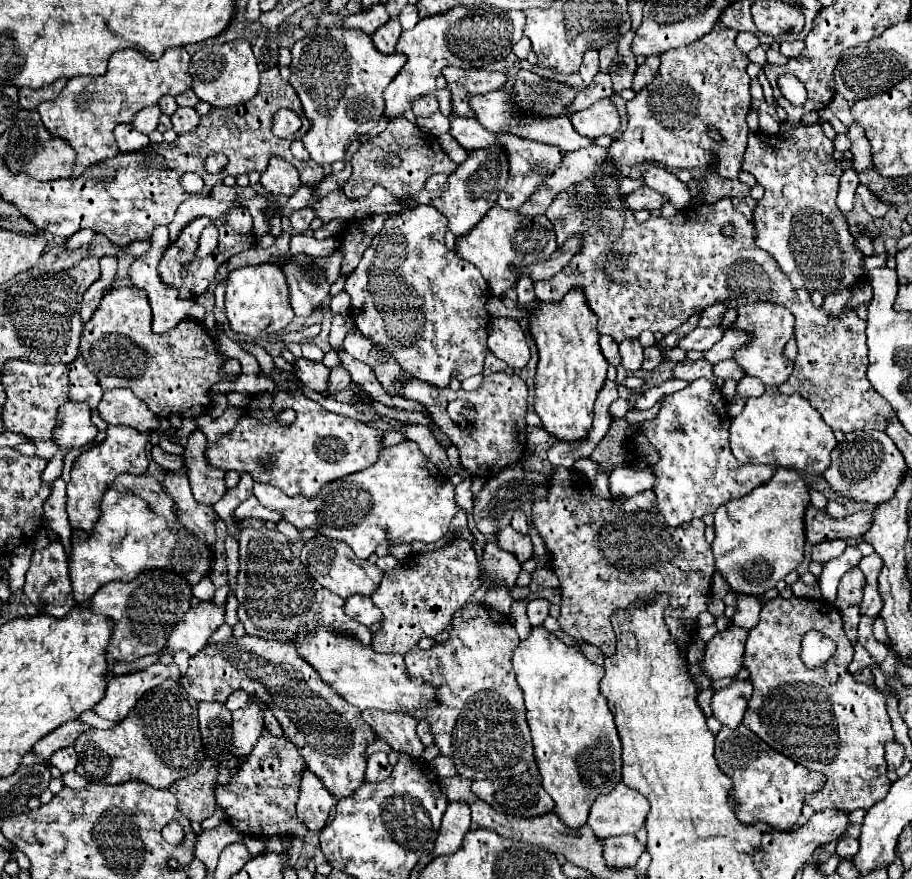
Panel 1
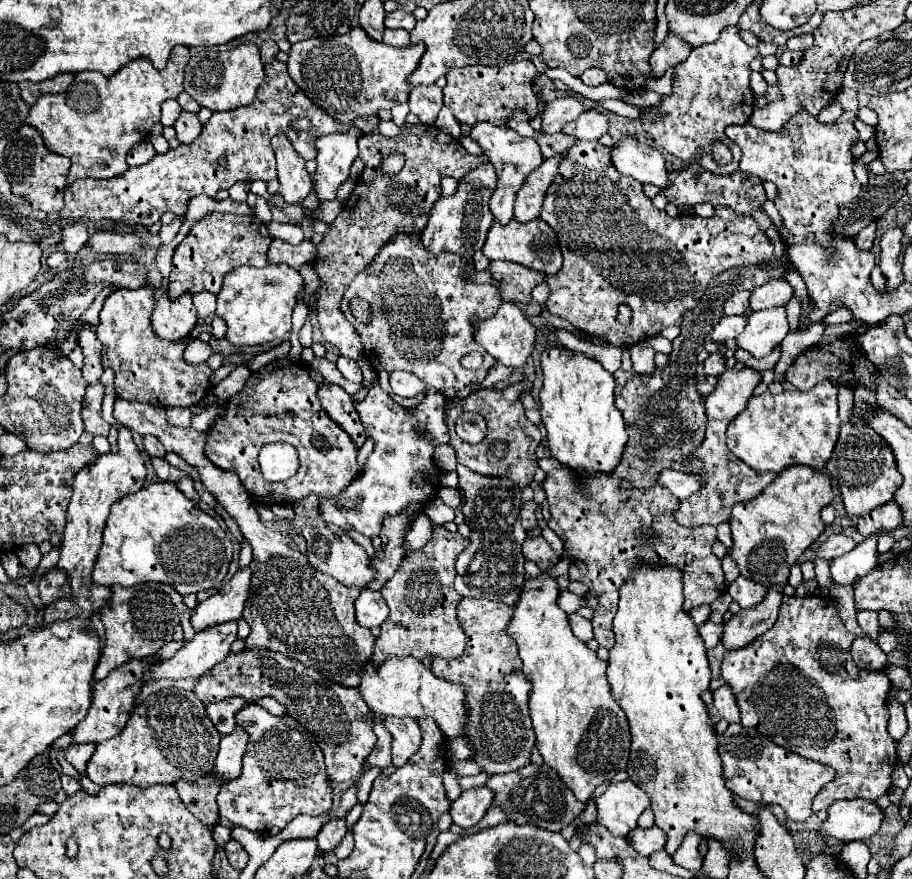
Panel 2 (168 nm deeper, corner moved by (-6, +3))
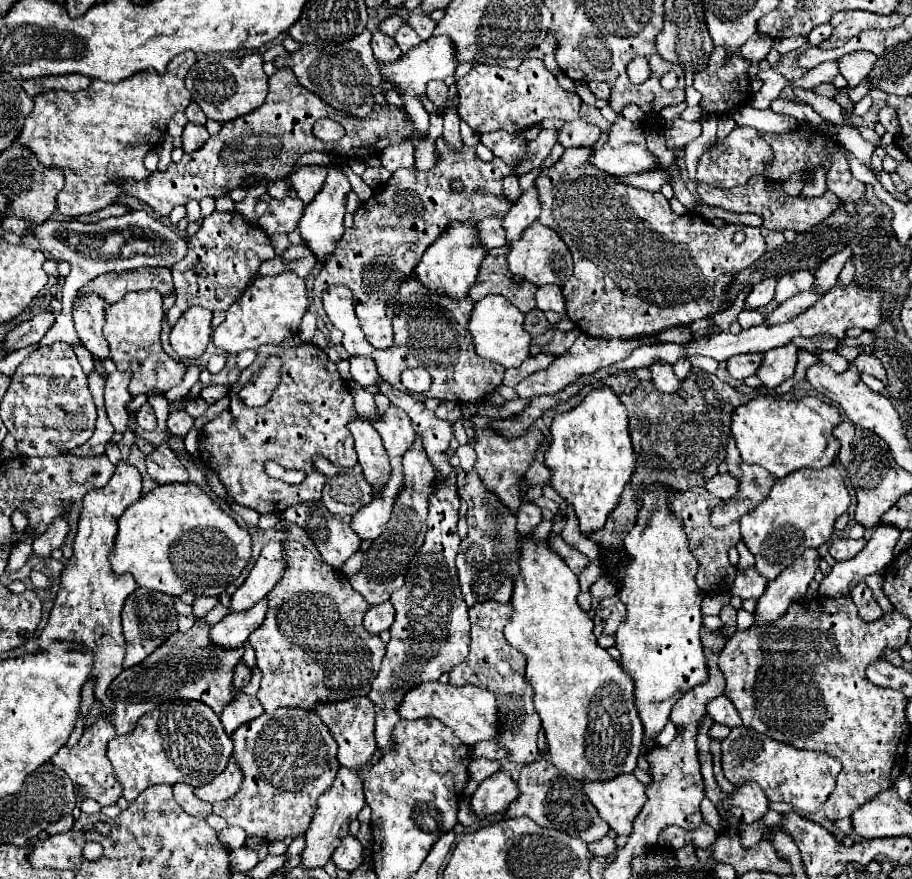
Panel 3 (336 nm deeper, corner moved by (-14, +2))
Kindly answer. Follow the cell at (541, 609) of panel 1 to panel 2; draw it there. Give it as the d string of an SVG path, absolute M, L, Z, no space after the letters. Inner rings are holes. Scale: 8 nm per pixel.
M562 591L560 597L558 597L558 605L560 605L560 609L564 609L566 613L576 613L584 603L586 603L586 599L574 595L572 591Z

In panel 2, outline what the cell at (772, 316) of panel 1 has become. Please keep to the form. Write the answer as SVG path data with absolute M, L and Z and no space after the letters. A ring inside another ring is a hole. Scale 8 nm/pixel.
M784 279L768 281L762 287L758 287L756 291L752 291L750 307L752 311L756 311L756 309L768 309L776 305L786 305L792 295L794 295L794 289L792 285L788 285L788 281Z

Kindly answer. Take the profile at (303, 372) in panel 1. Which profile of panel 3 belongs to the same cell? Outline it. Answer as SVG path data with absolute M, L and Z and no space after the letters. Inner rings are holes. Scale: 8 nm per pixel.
M360 418L350 420L348 430L356 440L358 464L362 466L364 478L372 484L372 488L382 488L390 478L392 468L388 464L388 454L384 450L380 434L368 420L360 420Z

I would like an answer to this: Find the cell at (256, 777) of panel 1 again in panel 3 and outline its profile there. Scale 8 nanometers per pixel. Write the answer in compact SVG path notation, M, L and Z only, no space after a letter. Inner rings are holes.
M278 708L272 714L262 714L252 722L246 722L232 734L234 742L234 756L242 766L244 784L226 802L214 804L214 814L228 820L232 826L240 826L246 830L248 836L264 838L266 842L284 840L284 838L298 838L304 834L318 810L318 798L330 790L332 782L336 780L336 772L340 764L336 762L336 742L324 722L312 712L304 708Z

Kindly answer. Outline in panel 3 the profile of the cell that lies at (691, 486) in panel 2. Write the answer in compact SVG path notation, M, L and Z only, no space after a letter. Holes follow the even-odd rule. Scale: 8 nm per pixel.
M716 474L712 478L706 478L704 488L714 496L714 498L730 498L736 492L736 480L730 474Z

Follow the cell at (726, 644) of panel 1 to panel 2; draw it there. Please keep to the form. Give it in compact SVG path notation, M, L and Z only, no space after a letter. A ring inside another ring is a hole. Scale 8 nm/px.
M776 585L768 589L768 597L760 605L754 605L752 609L742 609L740 613L732 615L730 621L726 621L726 629L722 635L722 643L726 649L740 649L748 643L752 643L756 637L764 635L772 625L776 623L776 617L780 613L780 601L782 601L782 585Z

